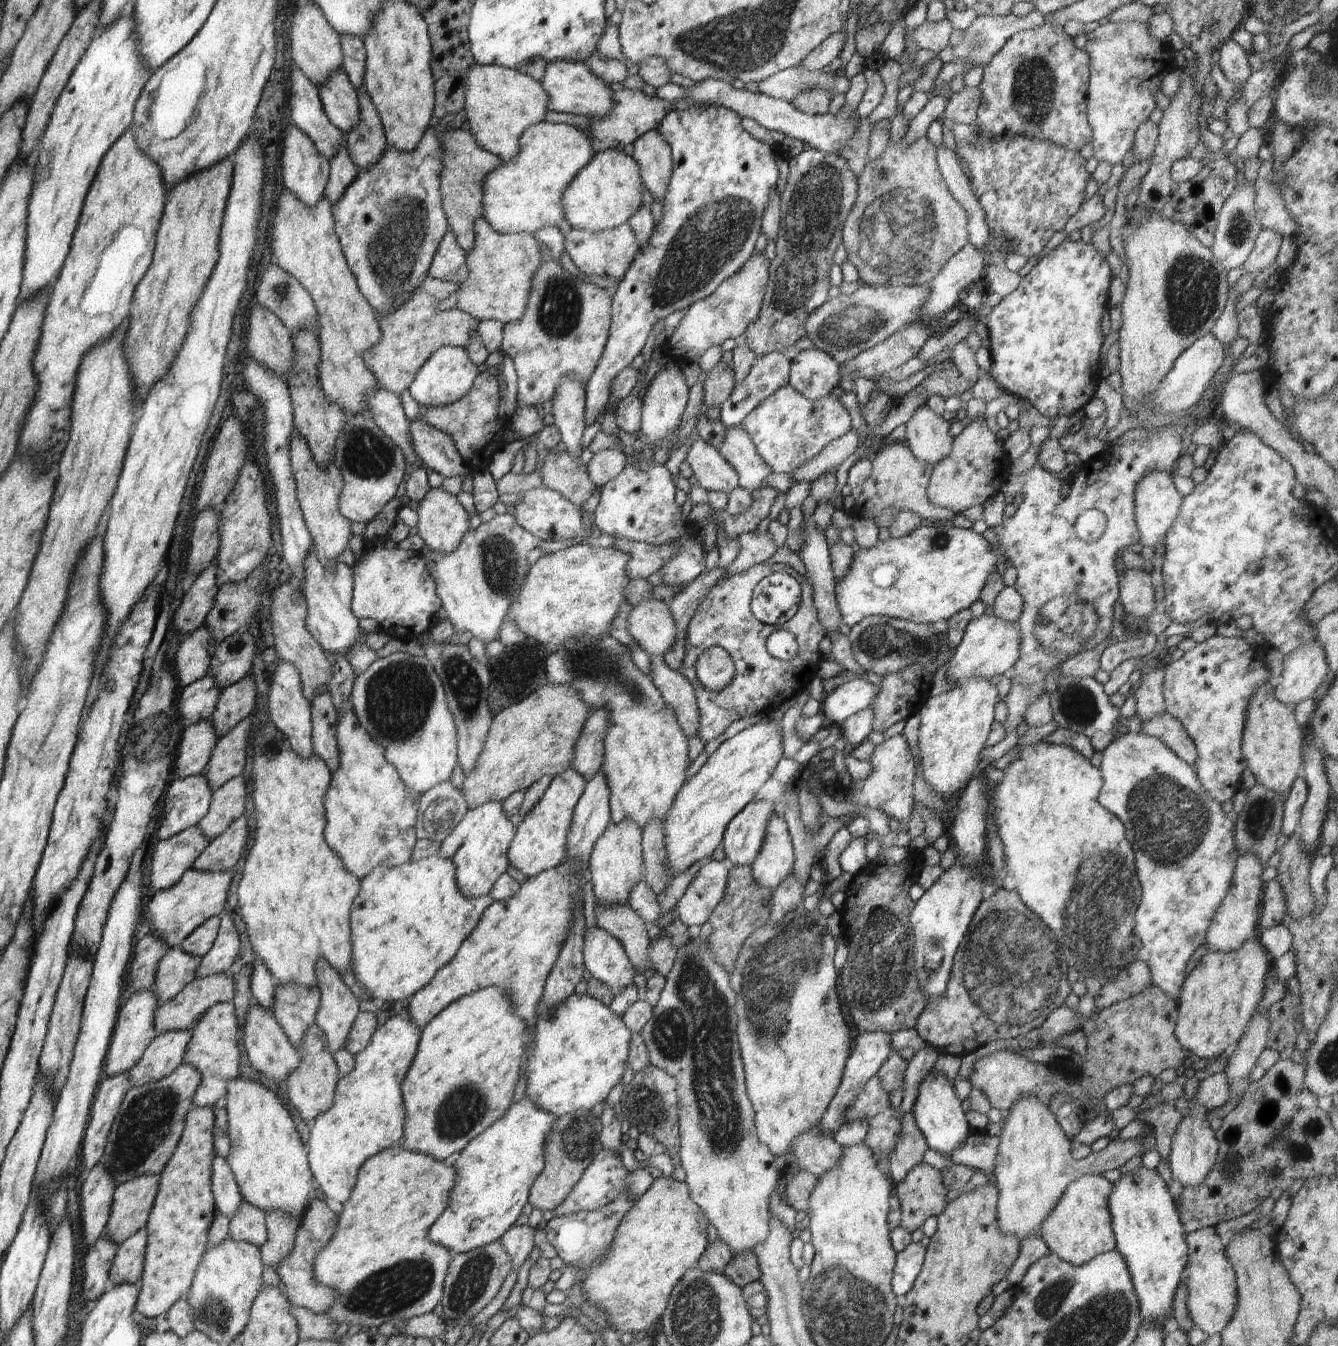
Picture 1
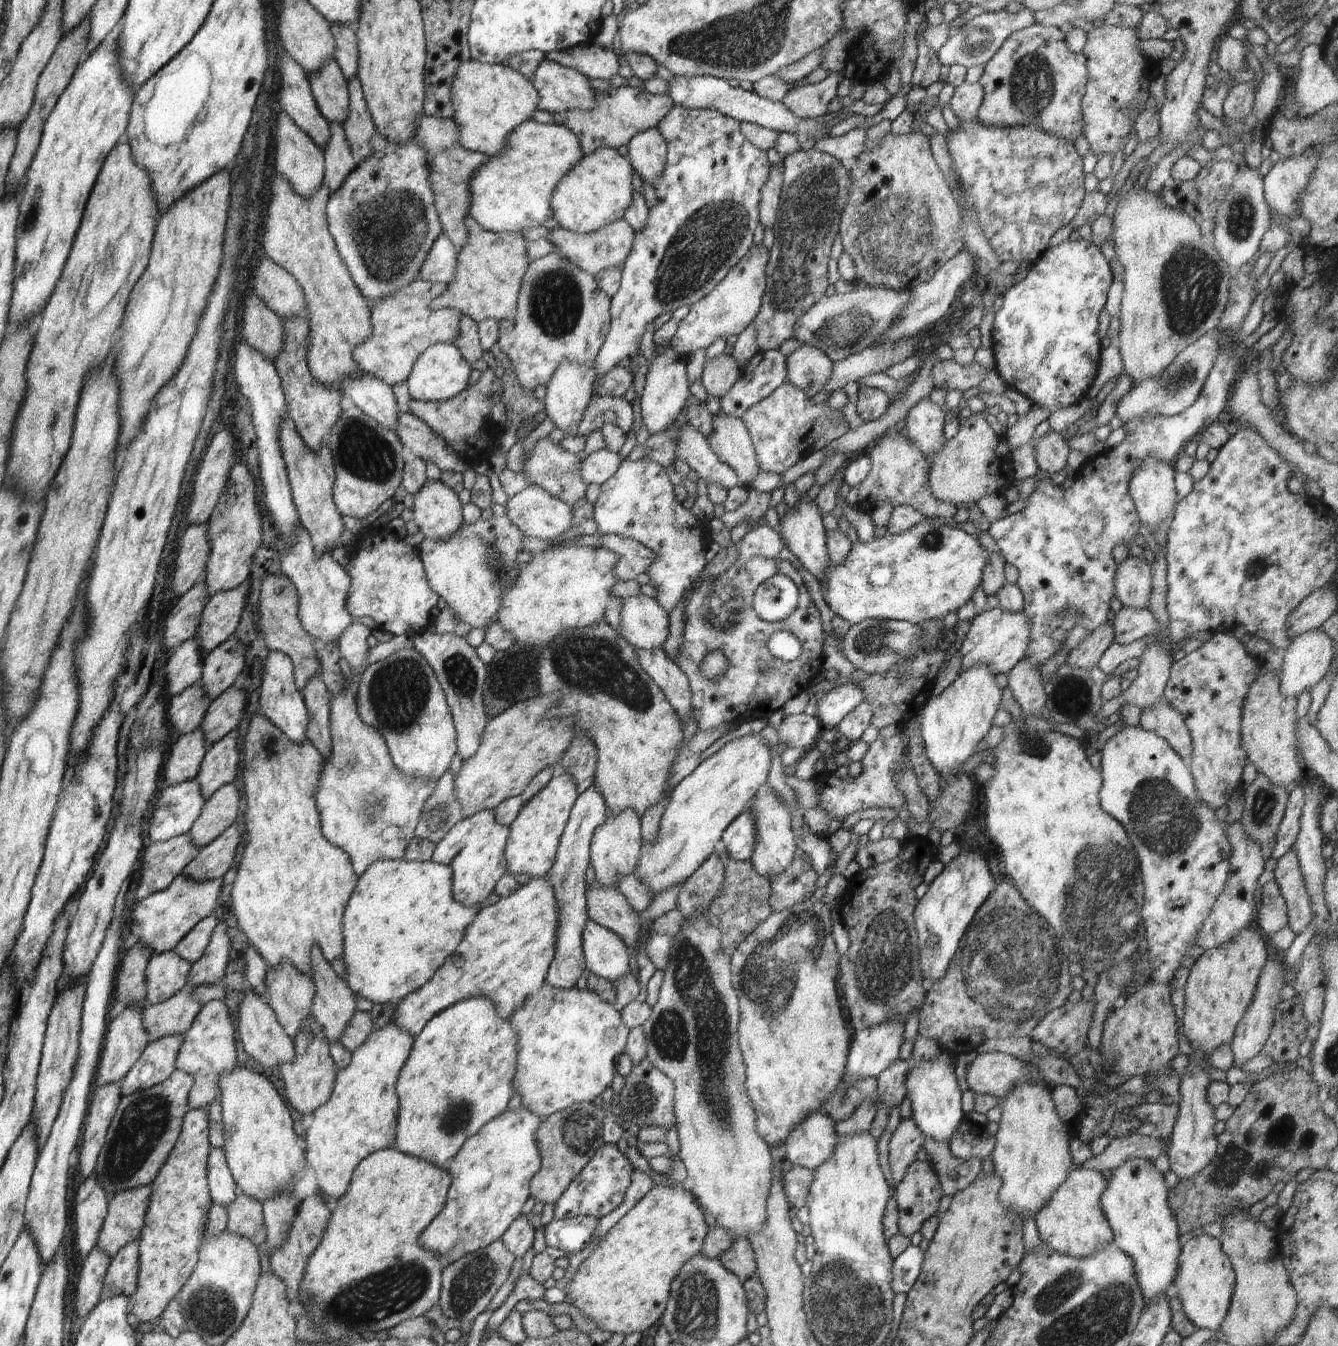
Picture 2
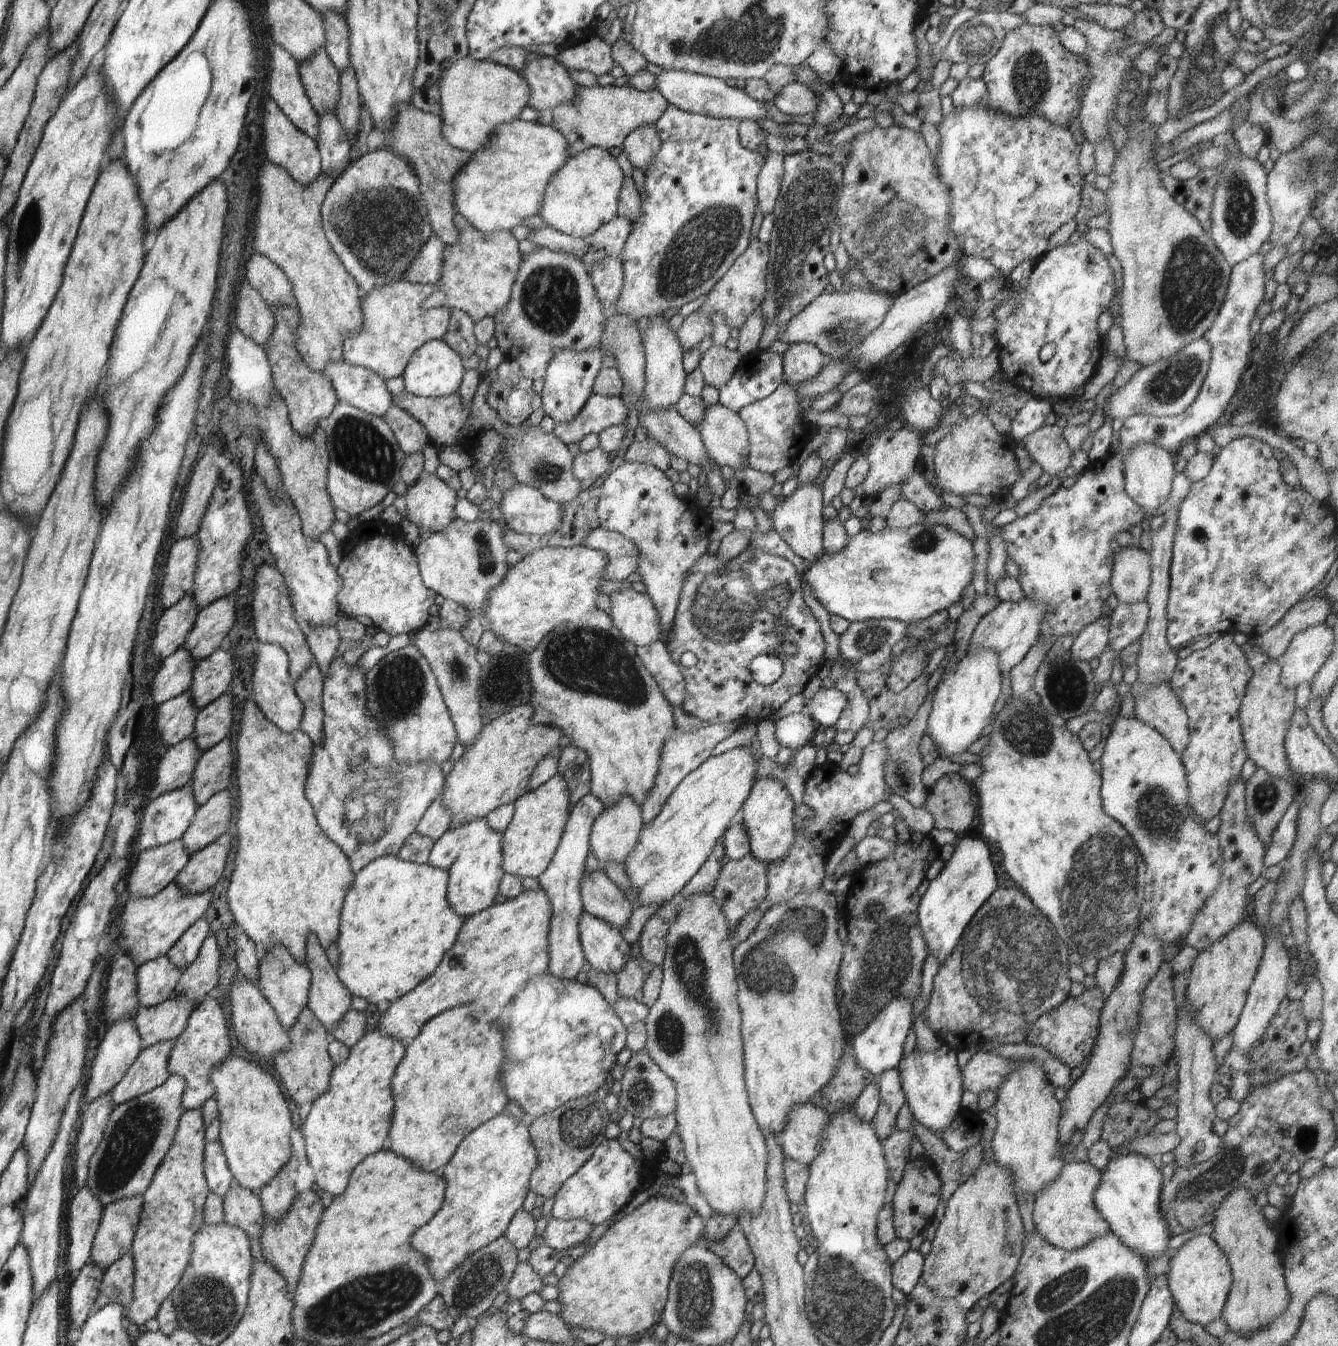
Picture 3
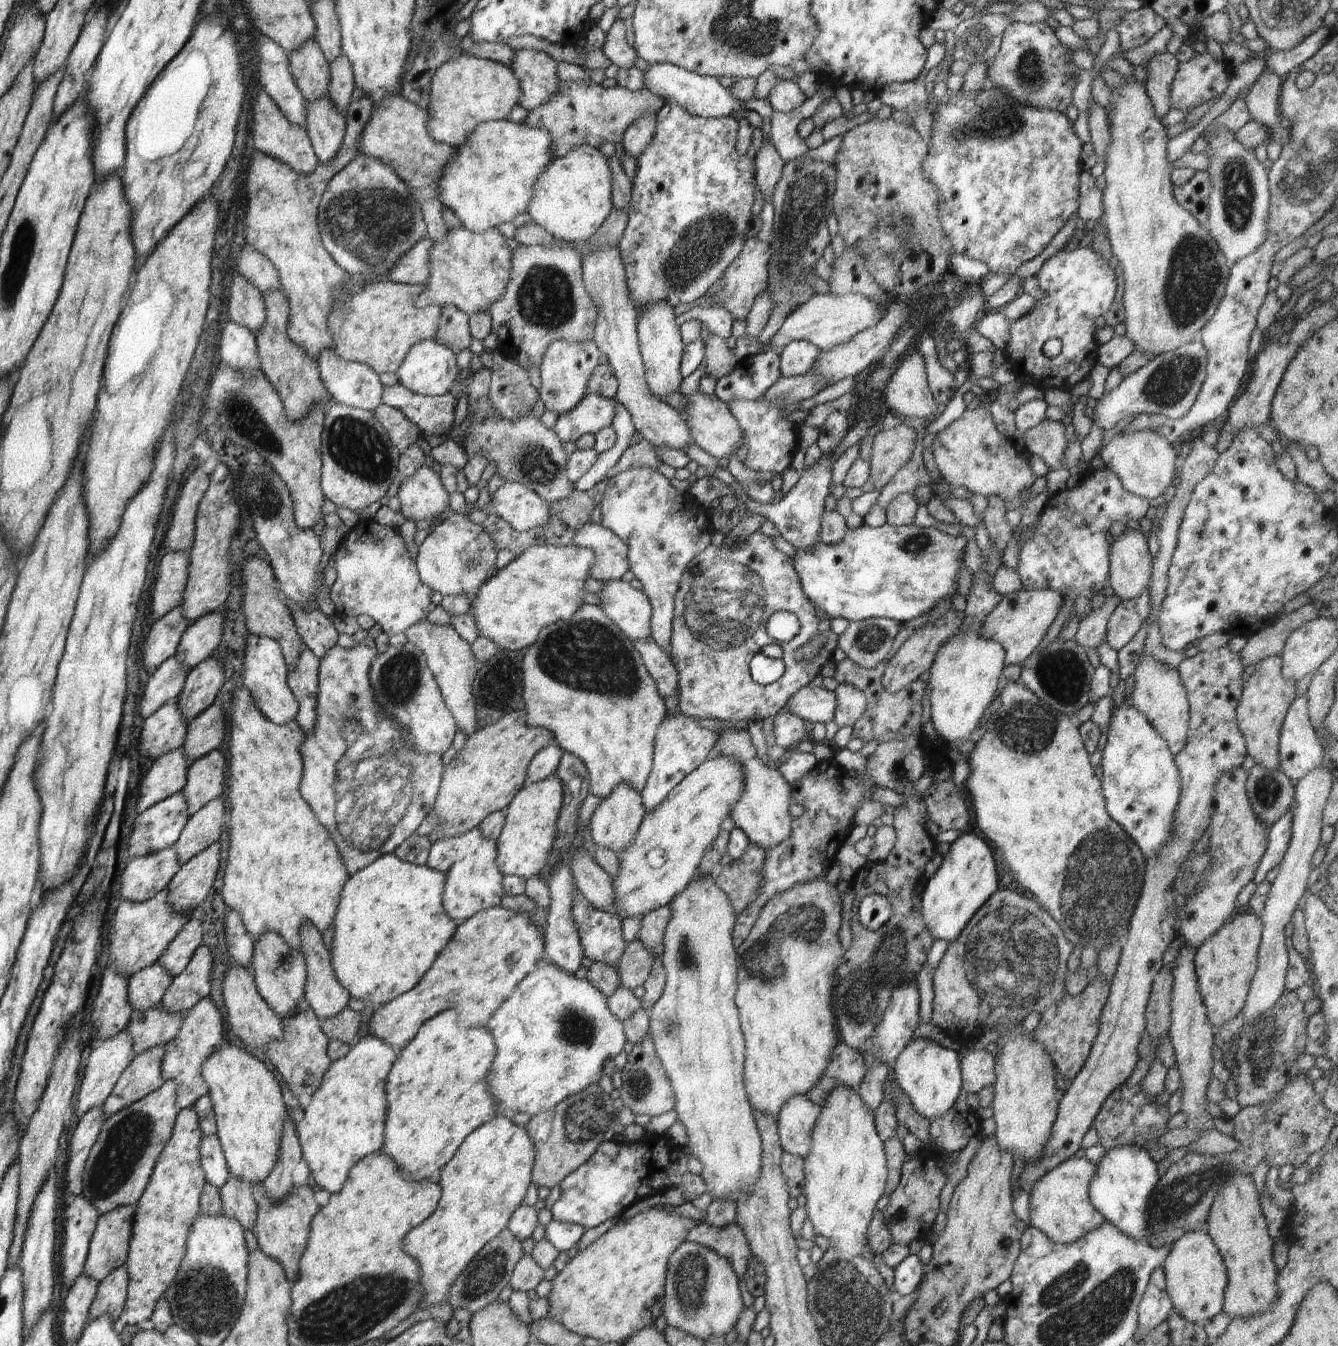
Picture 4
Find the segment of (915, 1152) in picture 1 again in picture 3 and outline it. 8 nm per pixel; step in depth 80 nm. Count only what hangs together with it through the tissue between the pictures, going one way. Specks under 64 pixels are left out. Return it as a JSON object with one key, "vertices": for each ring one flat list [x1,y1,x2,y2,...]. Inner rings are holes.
{"vertices":[[895,1128,882,1142,888,1173,896,1184,902,1180,906,1163,910,1160,911,1138,915,1137,912,1129,899,1131]]}

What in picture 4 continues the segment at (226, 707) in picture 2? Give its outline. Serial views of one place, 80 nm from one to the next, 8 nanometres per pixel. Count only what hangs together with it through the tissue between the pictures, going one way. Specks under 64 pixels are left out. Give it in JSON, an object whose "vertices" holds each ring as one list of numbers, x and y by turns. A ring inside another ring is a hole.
{"vertices":[[219,704,210,705,187,724,183,748,188,762,194,762,222,746,224,718]]}

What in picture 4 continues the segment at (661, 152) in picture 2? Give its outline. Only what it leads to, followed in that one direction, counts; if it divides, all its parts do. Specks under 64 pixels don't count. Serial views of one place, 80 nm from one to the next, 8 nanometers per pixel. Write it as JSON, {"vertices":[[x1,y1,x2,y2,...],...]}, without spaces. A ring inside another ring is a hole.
{"vertices":[[646,113,631,122,621,138,624,143,624,151,634,156,636,161,638,156,647,149,655,133,655,115,654,113]]}

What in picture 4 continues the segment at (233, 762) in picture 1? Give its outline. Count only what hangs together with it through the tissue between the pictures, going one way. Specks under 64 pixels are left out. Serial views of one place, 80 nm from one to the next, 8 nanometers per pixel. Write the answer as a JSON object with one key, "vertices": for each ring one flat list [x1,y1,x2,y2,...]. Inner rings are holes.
{"vertices":[[219,749,209,752,190,764,187,781,182,790,189,815,196,814,210,801,222,796,226,768,227,761]]}

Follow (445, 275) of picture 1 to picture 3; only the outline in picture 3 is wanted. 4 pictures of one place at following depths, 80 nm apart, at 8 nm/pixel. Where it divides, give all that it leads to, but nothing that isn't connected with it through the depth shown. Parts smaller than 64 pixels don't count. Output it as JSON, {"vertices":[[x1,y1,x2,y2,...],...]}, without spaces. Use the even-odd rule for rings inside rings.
{"vertices":[[432,234,425,245,420,247,412,264,403,272,401,280,419,285,436,284,442,272,444,249,446,245]]}

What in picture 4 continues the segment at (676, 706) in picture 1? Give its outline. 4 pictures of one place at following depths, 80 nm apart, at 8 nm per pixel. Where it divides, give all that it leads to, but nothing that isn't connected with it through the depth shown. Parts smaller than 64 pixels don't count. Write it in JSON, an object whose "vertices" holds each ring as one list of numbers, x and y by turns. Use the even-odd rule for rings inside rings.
{"vertices":[[650,636,633,642,661,696,678,696,679,676,671,658]]}

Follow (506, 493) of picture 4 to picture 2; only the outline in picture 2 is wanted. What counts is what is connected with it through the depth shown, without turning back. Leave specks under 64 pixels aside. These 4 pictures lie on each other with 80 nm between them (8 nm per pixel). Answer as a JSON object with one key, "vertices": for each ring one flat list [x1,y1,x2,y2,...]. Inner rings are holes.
{"vertices":[[528,485,518,494,512,495,507,500,506,516,511,523,526,537,534,537,543,541,552,540,569,529,573,512,571,506,559,498,548,494,541,486]]}

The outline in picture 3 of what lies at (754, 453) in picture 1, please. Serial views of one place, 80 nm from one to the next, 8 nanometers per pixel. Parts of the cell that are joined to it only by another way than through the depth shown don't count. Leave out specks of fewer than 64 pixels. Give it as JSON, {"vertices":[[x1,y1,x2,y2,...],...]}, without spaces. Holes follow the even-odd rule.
{"vertices":[[718,402,707,405,702,422,696,428,710,459,720,467,748,467,749,436,744,421],[744,456,746,456,744,458]]}

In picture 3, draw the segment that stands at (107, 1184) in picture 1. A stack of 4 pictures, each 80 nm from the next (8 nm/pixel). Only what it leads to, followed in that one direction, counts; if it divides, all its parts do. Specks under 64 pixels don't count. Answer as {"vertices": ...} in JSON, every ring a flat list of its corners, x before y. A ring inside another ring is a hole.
{"vertices":[[83,1187,70,1200,68,1206,68,1268,78,1272,89,1262,103,1208,92,1191]]}

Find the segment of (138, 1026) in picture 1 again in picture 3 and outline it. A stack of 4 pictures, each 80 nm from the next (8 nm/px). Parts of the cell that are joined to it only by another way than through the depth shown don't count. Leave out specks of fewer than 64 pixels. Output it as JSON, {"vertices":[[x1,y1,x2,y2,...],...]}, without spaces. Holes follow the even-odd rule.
{"vertices":[[133,1017,128,1020,117,1021,112,1026,109,1026,104,1038,102,1038,102,1041,96,1048,96,1055,91,1064,92,1068,90,1068,90,1078,88,1078,87,1084,84,1087,83,1107,86,1108,98,1097,108,1095,132,1066,141,1050,141,1038,136,1030]]}

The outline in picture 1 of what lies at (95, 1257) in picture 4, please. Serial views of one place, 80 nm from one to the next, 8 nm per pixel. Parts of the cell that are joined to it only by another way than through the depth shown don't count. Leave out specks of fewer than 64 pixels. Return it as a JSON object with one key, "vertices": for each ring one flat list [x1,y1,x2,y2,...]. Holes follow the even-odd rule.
{"vertices":[[142,1175,118,1184,113,1192,110,1218,104,1238,117,1245,128,1240,147,1223,159,1185,159,1175]]}

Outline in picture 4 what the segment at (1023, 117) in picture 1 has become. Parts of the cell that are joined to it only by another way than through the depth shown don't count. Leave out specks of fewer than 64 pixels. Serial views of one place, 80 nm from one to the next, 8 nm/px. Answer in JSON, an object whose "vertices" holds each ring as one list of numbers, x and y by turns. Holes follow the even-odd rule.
{"vertices":[[1012,21,1002,35,1001,45,987,75,995,87,1000,87,1017,103,1048,107,1064,113,1072,102,1072,93,1079,69,1072,64,1073,51,1056,38,1055,30,1046,22,1021,23]]}

